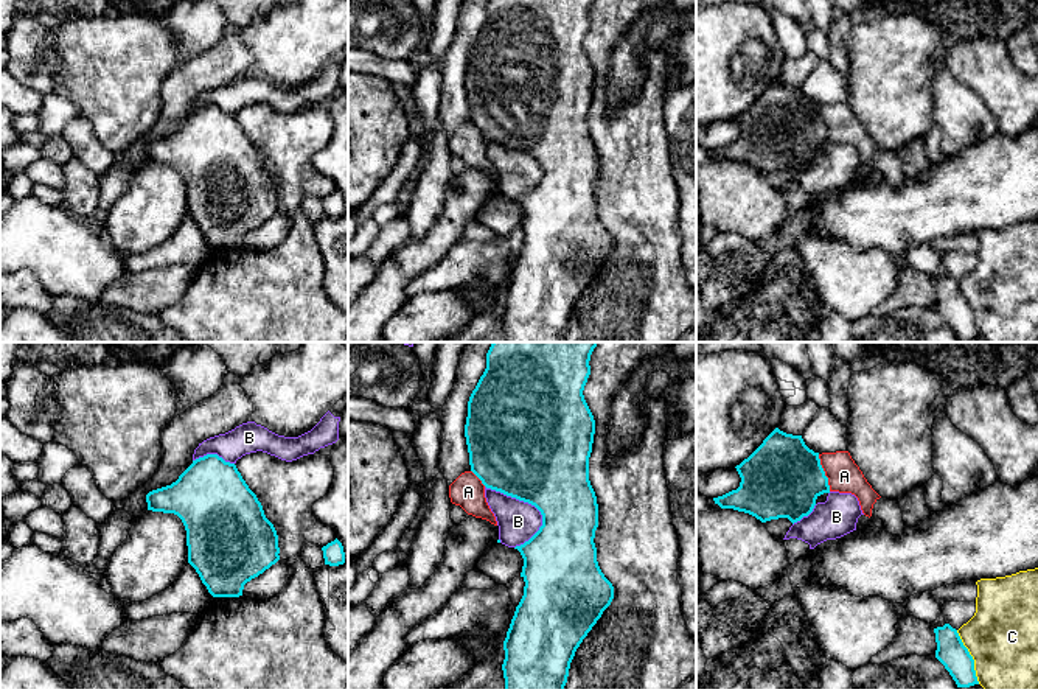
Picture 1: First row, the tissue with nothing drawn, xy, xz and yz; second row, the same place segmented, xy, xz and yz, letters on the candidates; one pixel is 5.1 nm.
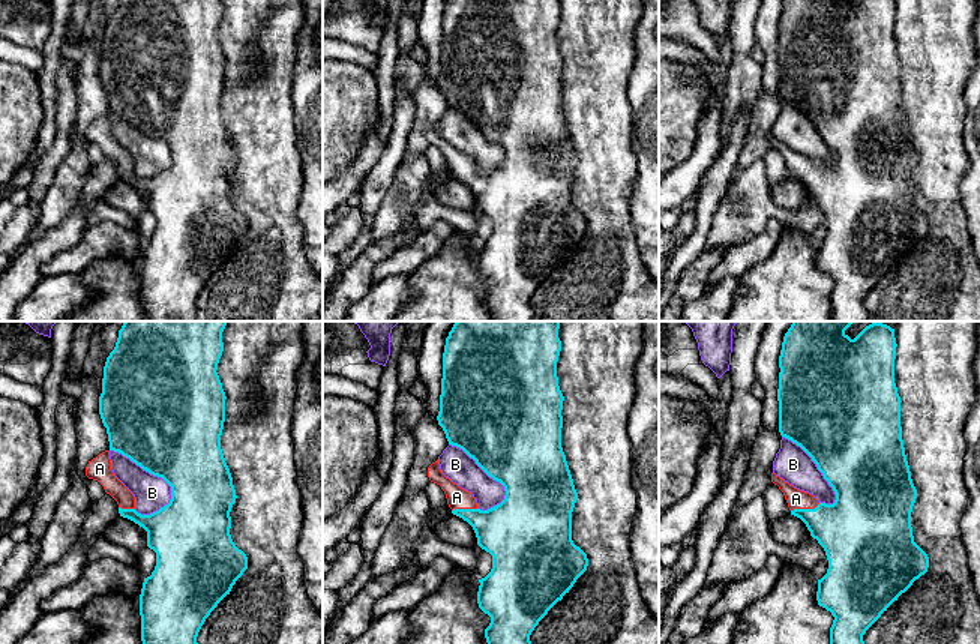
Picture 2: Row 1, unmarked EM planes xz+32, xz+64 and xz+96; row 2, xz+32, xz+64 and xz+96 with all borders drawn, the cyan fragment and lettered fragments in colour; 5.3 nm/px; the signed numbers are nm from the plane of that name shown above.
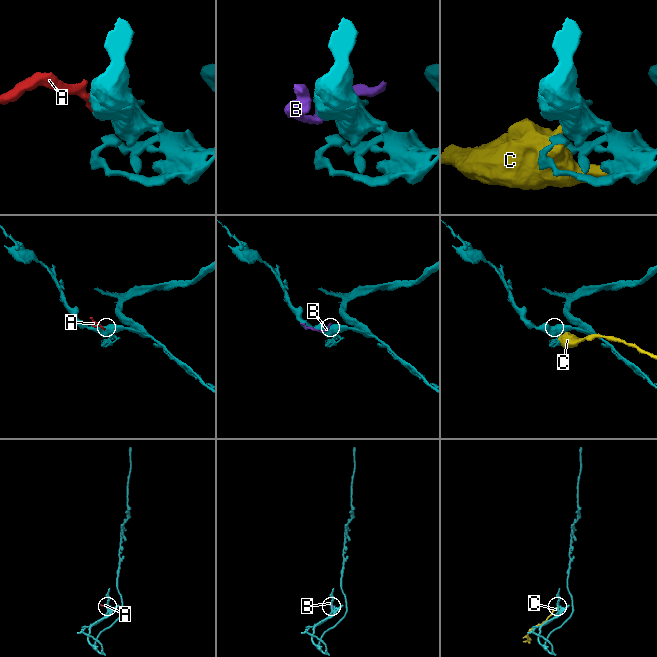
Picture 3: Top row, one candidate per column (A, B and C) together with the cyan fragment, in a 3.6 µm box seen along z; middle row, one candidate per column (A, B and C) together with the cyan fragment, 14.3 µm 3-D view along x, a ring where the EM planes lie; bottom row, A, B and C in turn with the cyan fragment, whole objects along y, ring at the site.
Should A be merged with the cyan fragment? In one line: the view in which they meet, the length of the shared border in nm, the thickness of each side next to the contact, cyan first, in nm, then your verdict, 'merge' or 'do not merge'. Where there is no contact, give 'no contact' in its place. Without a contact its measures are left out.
yz | 200 nm | 400/170 nm | merge

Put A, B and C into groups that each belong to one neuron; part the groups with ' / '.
A / B / C

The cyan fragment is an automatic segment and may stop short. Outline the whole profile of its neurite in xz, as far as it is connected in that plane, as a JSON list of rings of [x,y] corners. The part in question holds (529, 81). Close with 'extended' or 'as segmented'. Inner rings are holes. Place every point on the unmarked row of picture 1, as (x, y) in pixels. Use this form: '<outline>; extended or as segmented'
[[[489,0],[486,5],[486,20],[468,53],[465,89],[469,104],[471,123],[482,132],[486,140],[528,154],[535,157],[542,166],[542,177],[539,182],[528,193],[514,199],[524,210],[521,229],[524,230],[525,238],[524,247],[516,258],[510,280],[507,283],[507,289],[503,292],[505,311],[502,322],[505,330],[505,342],[564,342],[570,314],[575,308],[576,300],[614,250],[614,238],[598,218],[597,199],[594,194],[595,182],[598,179],[598,156],[595,143],[589,132],[589,109],[592,104],[595,72],[583,47],[584,37],[590,26],[589,12],[592,3],[594,0]]]; as segmented

